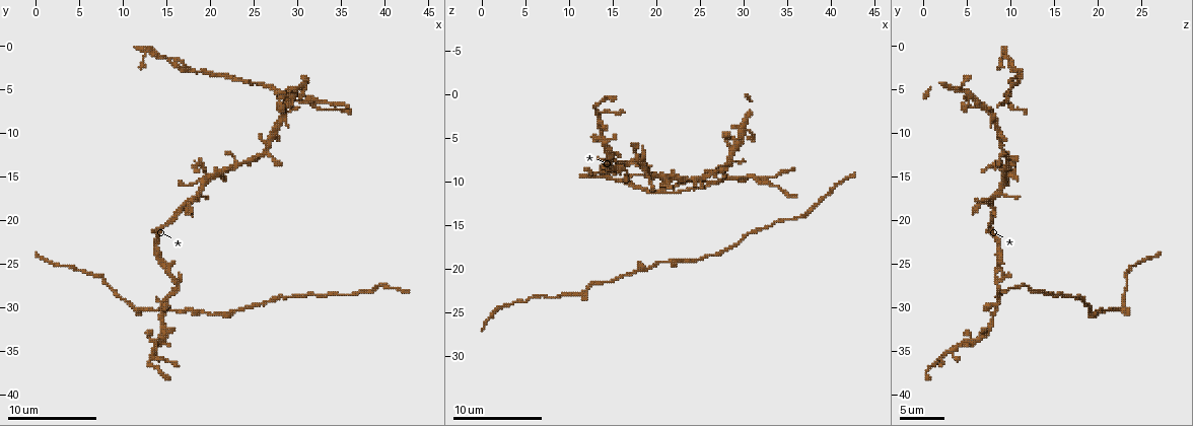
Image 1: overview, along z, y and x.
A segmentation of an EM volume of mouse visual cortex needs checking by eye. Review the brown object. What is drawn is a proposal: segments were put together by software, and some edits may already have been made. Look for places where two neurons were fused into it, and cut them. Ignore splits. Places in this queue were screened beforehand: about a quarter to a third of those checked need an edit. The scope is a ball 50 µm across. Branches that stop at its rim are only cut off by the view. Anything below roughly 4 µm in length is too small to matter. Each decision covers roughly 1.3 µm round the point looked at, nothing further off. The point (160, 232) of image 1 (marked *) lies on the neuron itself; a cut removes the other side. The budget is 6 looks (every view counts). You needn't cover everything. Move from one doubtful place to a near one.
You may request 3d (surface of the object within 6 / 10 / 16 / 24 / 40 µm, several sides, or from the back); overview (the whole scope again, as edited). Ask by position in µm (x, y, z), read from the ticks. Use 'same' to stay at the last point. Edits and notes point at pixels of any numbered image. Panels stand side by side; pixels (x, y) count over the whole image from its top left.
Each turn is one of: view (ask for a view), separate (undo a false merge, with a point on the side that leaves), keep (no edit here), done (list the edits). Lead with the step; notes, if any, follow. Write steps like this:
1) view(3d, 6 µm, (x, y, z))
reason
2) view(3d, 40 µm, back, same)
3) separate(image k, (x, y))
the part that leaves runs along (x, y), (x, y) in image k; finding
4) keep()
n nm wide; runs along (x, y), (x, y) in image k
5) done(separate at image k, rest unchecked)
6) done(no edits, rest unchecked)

view(3d, 10 µm, (19.8, 14.8, 9.6))
four arms meet

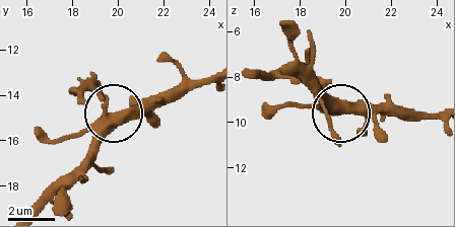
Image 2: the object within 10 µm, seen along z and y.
keep()
440 nm wide; runs along (36, 210), (76, 169), (95, 129), (110, 116), (90, 84) in image 2; all the same neuron

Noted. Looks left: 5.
view(3d, 10 µm, (16.0, 27.2, 8.6))
three-way junction

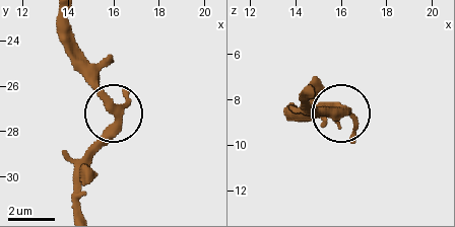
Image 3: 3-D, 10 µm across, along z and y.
keep()
280 nm wide; runs along (64, 21), (68, 57), (114, 115), (111, 126), (77, 159) in image 3; all the same neuron

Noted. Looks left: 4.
view(3d, 6 µm, (28.8, 7.4, 7.6))
arms part here

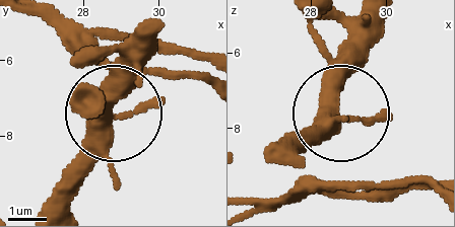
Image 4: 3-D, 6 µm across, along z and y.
view(3d, 6 µm, back, same)

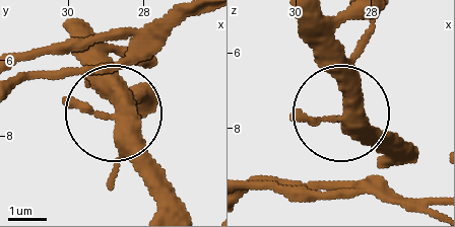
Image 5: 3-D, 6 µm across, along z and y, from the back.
keep()
runs along (183, 206), (118, 109), (109, 45) in image 5; one neuron here

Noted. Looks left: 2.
done(no edits, rest unchecked)

